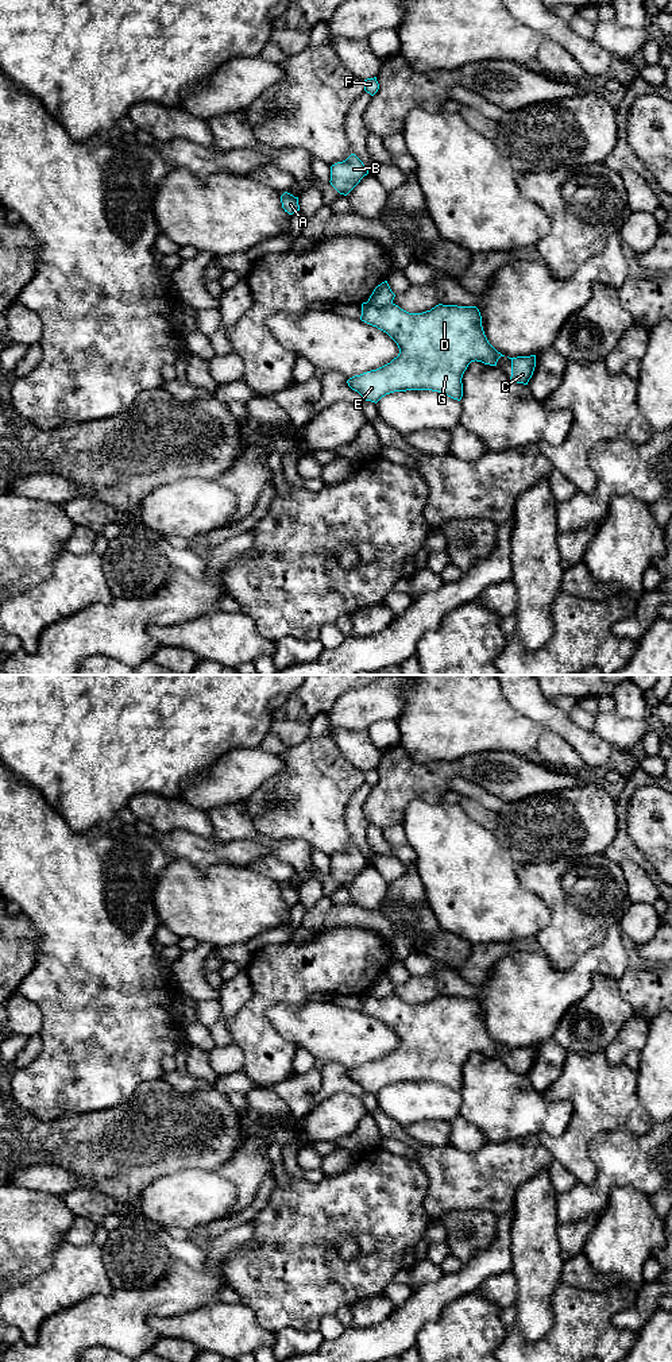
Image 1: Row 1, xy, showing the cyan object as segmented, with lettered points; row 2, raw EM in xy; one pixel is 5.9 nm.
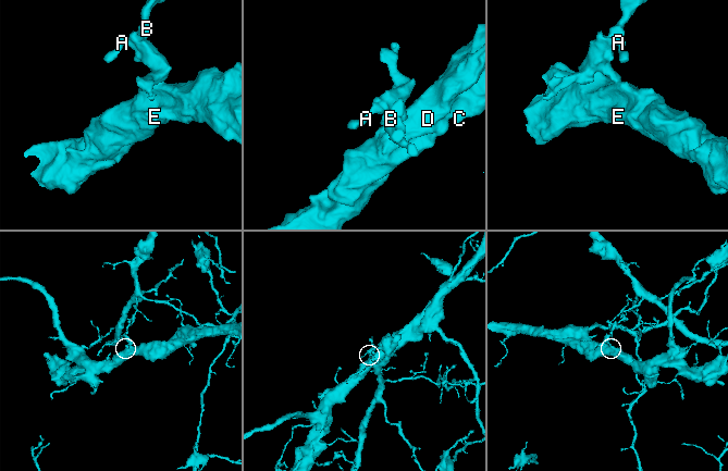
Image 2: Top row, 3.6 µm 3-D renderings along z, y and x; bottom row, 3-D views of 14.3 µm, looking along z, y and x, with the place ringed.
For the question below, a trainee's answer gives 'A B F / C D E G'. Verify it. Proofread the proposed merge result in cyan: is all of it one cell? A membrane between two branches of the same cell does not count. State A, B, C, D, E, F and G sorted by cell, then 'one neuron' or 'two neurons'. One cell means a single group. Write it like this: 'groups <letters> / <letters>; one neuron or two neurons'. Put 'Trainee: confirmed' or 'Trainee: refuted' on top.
Trainee: confirmed
groups A B F / C D E G; two neurons

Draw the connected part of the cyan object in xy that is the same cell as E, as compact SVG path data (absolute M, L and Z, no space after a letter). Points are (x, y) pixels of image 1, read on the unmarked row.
M363 993L360 1011L386 1023L399 1039L390 1054L347 1072L352 1081L375 1095L386 1085L406 1081L432 1081L460 1092L461 1069L468 1056L476 1052L497 1057L498 1050L505 1047L488 1034L476 998L439 995L422 1004L409 1004L395 995L375 998Z

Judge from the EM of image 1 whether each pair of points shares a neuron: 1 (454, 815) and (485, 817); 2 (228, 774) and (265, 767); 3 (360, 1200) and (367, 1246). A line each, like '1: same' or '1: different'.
1: different
2: same
3: different

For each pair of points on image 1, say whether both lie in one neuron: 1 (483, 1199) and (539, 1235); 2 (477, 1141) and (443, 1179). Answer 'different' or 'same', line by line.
1: different
2: different

